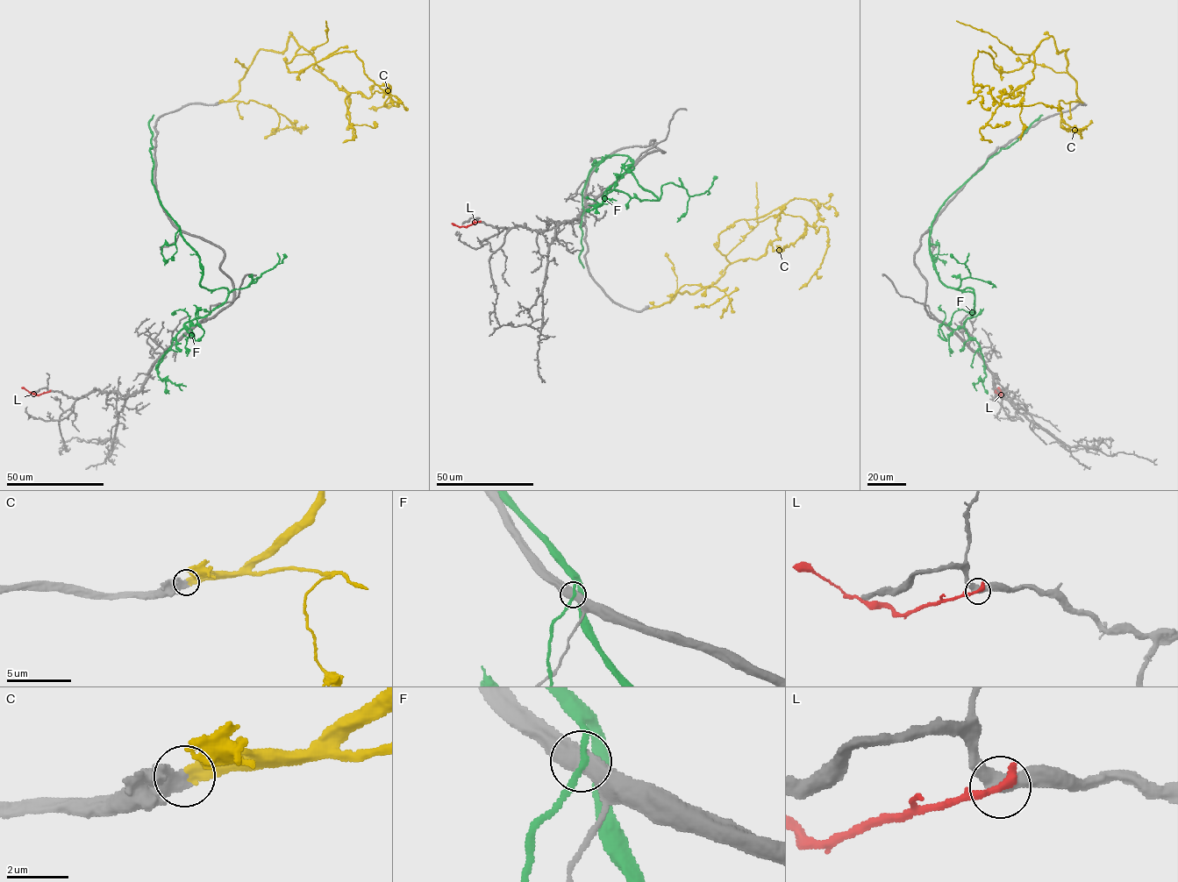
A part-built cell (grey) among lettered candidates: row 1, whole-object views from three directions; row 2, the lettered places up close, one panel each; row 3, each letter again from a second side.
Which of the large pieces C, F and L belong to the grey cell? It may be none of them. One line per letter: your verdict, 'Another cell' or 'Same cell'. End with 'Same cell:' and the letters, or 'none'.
C: Same cell
F: Another cell
L: Another cell
Same cell: C

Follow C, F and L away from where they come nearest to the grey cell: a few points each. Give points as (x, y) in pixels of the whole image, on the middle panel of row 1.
C: (649, 308), (713, 285), (768, 244), (787, 247), (808, 224), (826, 227), (822, 263), (799, 289)
F: (609, 154), (626, 155), (638, 184), (659, 199), (640, 201), (613, 189), (588, 211), (616, 200)
L: (480, 222), (463, 226), (452, 223)

